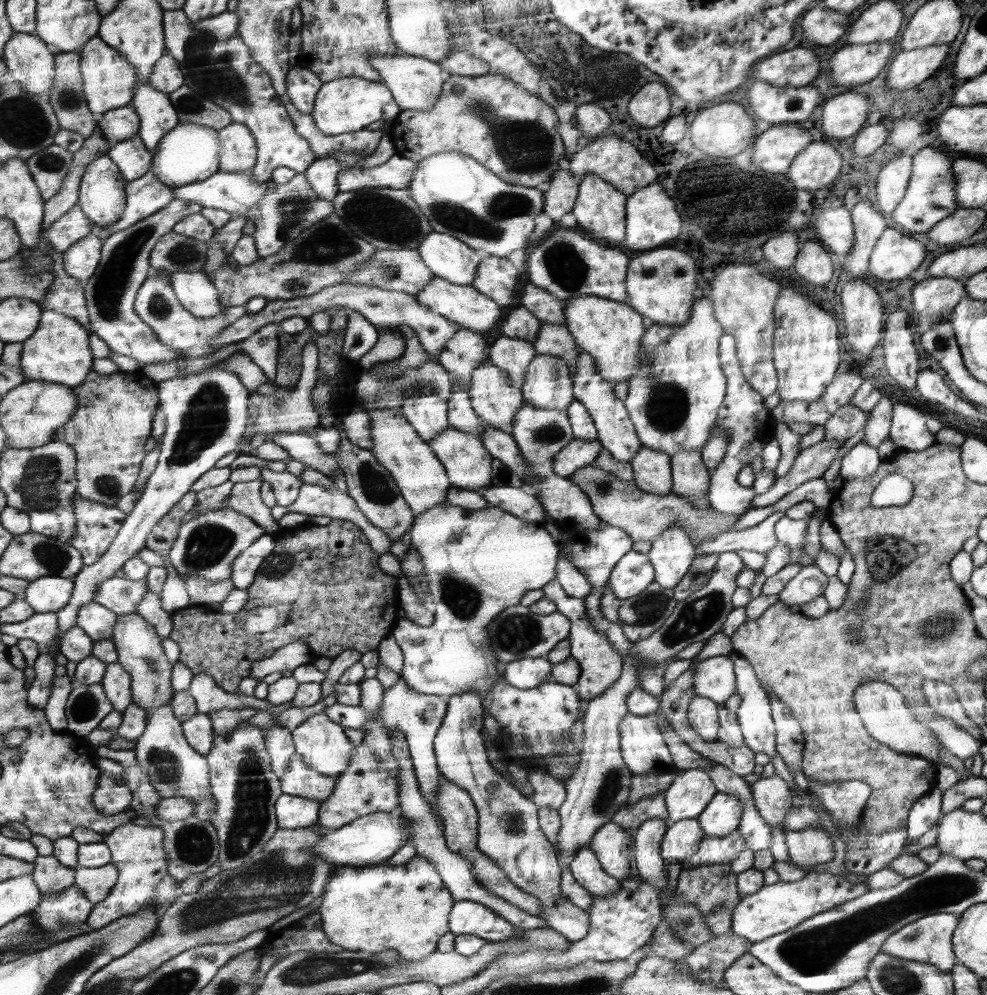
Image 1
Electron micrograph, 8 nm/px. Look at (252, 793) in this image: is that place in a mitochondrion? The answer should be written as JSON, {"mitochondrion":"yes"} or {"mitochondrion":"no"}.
{"mitochondrion":"yes"}

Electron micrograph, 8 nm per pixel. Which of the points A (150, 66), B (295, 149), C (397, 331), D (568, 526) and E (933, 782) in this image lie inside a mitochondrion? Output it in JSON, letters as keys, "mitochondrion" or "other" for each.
{"A":"other","B":"other","C":"other","D":"other","E":"other"}

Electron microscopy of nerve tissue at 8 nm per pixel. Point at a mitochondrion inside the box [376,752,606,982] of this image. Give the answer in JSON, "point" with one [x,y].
{"point":[514,823]}

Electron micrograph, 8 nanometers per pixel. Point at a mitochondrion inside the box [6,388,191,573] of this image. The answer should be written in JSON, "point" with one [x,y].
{"point":[39,489]}

